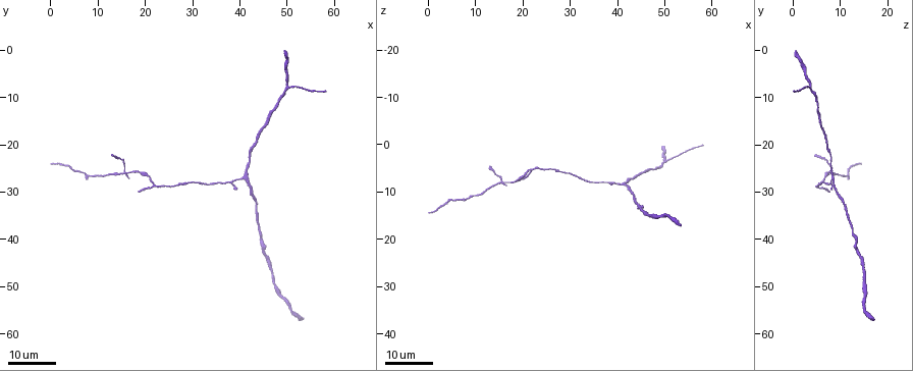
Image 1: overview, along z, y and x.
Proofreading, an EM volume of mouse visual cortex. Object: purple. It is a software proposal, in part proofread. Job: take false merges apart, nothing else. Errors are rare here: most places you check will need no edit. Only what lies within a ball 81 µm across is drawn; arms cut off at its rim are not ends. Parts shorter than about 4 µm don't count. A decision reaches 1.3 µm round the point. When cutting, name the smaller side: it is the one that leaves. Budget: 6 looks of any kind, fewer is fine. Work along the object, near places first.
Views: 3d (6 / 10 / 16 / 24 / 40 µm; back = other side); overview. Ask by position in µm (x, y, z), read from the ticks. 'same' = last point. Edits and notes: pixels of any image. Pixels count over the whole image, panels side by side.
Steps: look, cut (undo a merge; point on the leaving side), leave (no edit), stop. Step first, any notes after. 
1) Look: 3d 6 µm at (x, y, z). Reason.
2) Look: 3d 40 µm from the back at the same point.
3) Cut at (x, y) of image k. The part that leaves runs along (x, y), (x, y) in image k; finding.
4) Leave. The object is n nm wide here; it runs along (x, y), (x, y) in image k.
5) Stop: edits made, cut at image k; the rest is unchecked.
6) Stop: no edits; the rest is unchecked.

Look: 3d 16 µm at (15.5, 26.0, 8.0). Looks like a crossing.

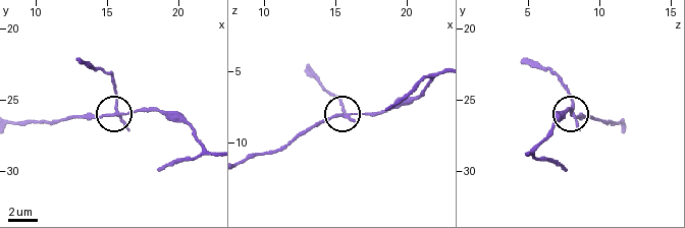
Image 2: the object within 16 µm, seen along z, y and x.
Look: 3d 6 µm at (15.6, 26.0, 8.2).

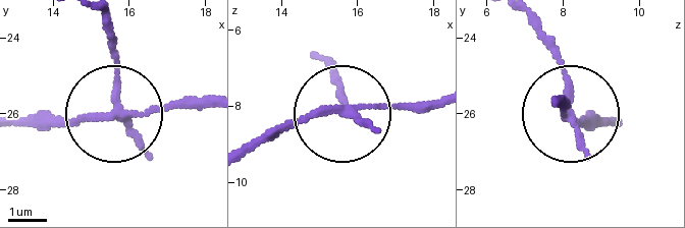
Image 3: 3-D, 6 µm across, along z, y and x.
Cut at (116, 57) of image 3. The object is 190 nm wide here; the part that leaves runs along (119, 105), (119, 50), (106, 20) in image 3; a second neuron is stuck on.

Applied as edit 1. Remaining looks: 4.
Look: overview. Redraw.

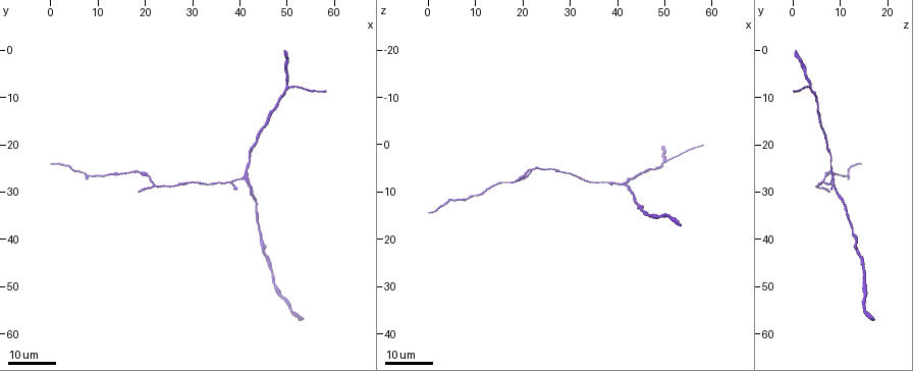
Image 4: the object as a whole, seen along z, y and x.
Look: 3d 24 µm at (41.5, 26.5, 8.0). A fork.

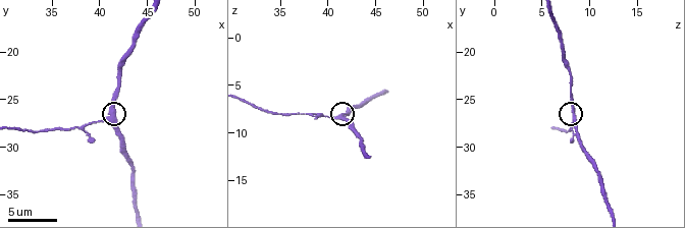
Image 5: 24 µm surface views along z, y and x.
Look: 3d 6 µm at (41.4, 27.0, 8.4).

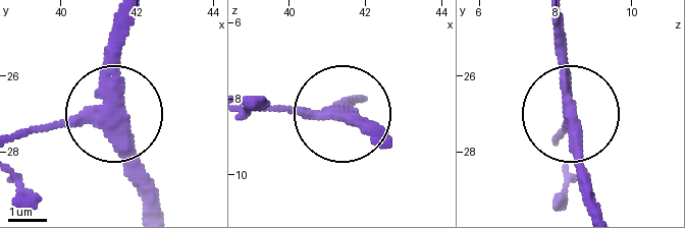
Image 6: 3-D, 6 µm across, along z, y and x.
Leave. It runs along (23, 134), (108, 109), (111, 21) in image 6; all the same neuron.

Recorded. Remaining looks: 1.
Stop: edits made, cut at image 3; the rest is unchecked.

